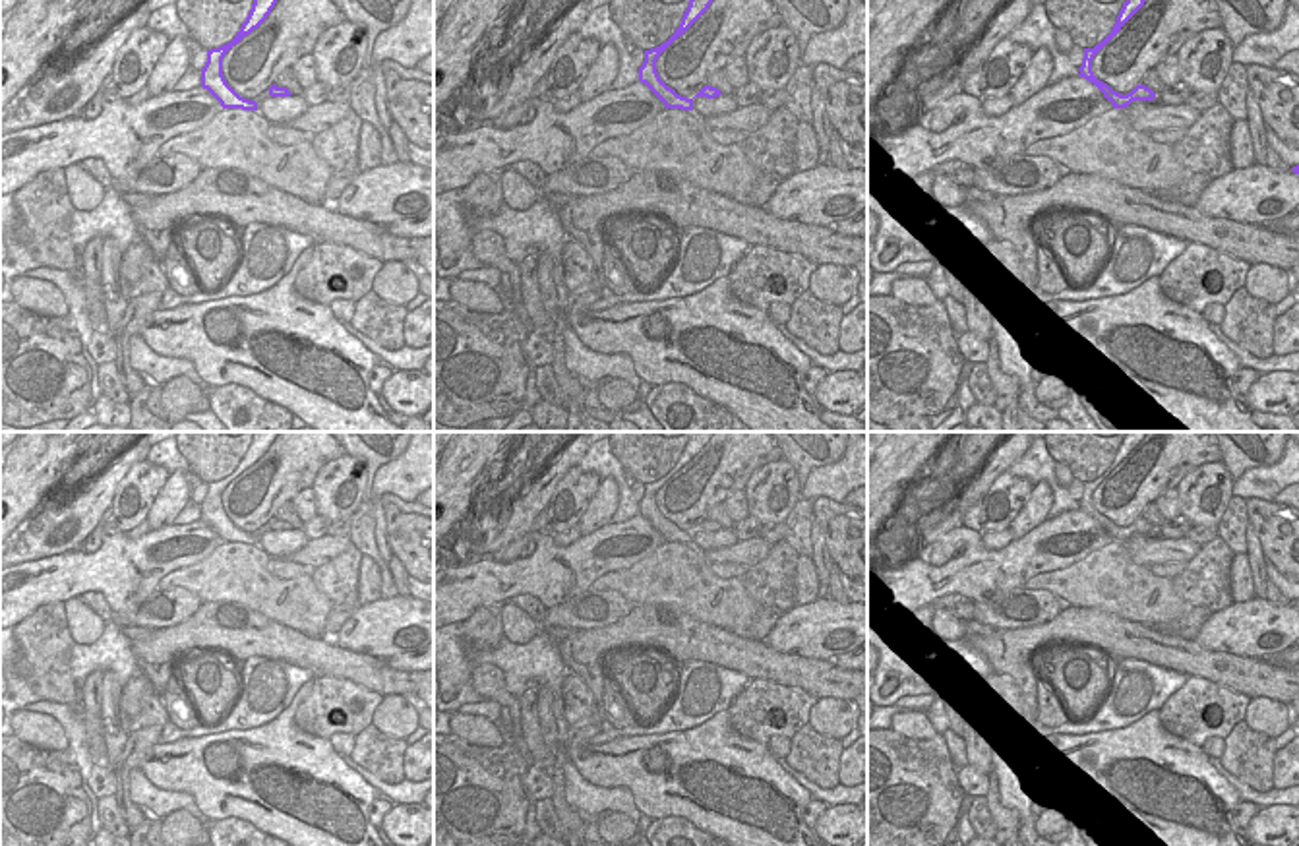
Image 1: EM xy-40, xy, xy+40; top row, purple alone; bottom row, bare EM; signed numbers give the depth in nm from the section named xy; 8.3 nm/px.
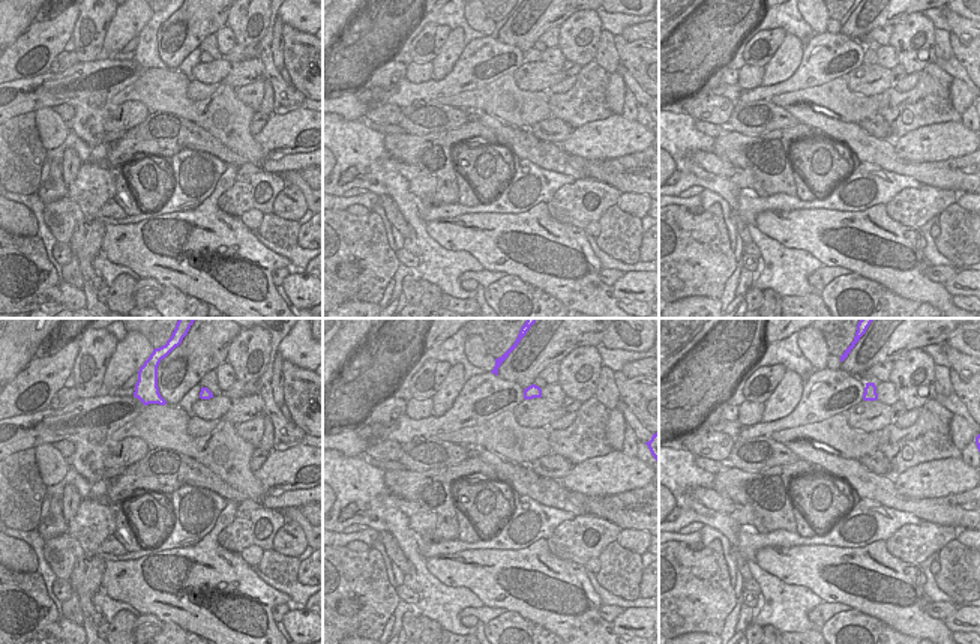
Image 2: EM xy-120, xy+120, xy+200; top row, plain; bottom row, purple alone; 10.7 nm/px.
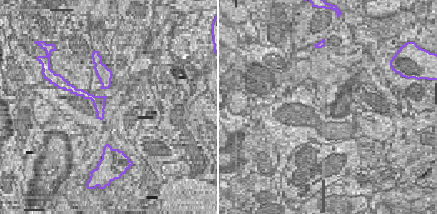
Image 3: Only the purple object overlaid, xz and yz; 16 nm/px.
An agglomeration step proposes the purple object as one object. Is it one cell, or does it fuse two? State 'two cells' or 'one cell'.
one cell

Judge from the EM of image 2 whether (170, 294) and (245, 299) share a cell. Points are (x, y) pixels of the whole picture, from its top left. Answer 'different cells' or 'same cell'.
different cells

